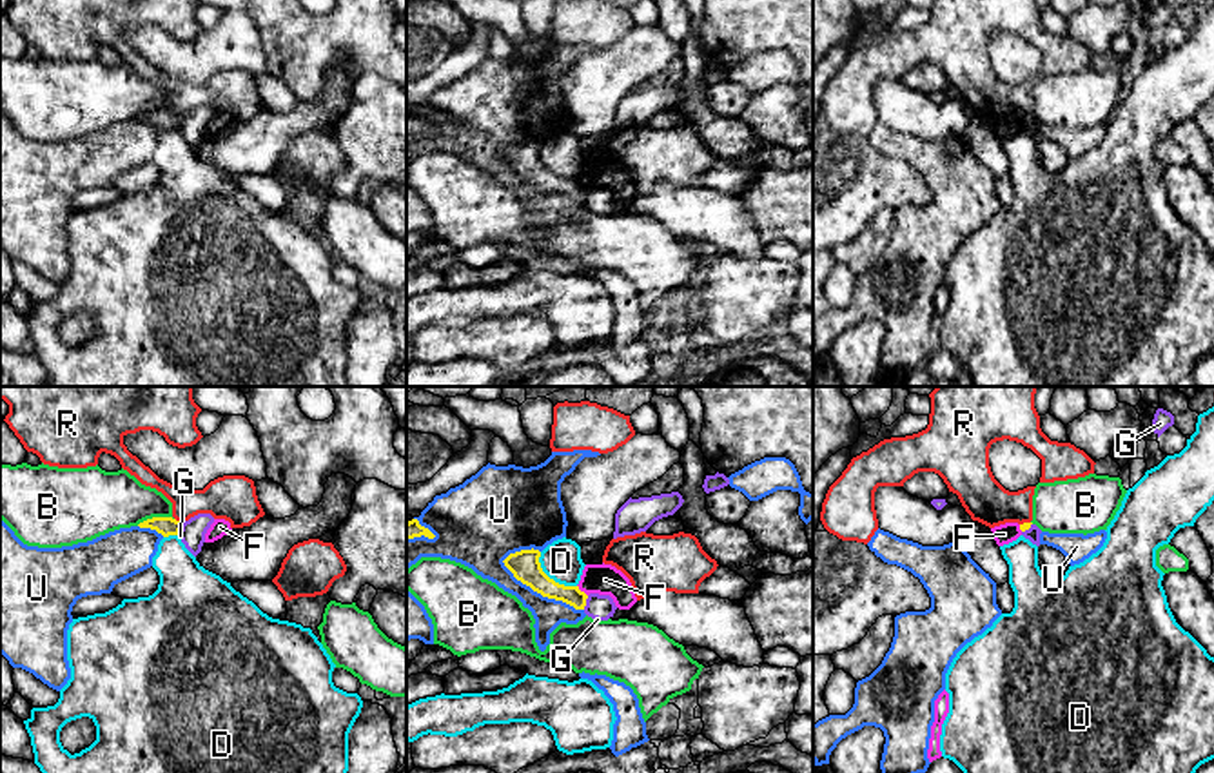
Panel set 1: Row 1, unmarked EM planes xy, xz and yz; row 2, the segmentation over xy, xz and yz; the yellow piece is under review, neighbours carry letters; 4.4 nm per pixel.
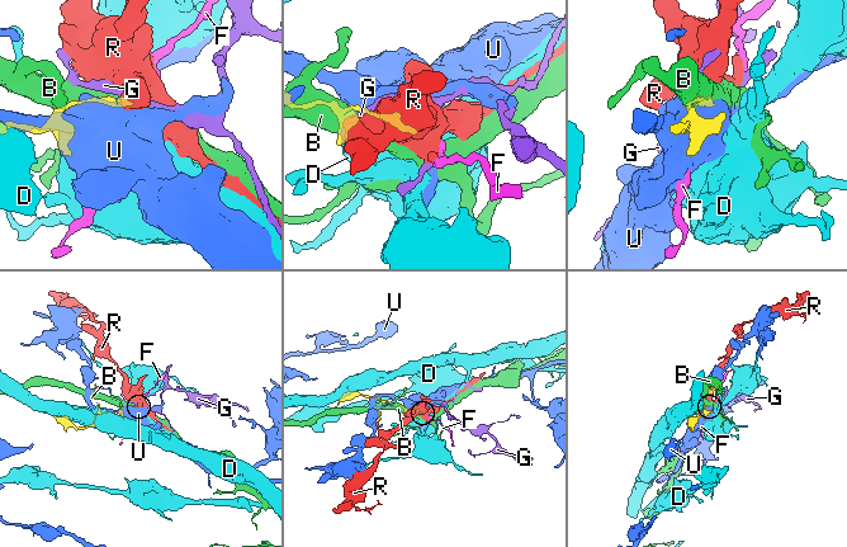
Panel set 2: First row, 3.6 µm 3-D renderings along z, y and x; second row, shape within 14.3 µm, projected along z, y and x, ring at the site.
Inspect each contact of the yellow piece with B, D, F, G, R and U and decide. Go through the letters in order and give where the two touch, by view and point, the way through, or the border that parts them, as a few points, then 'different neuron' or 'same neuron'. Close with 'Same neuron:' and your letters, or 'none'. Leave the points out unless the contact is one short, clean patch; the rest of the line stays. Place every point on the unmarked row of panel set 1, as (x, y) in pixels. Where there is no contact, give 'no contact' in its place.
B: contact xy (155, 111); different neuron
D: contact xz (548, 171); different neuron
F: contact xz (579, 184); border xz (577, 178), (587, 189); different neuron
G: contact xz (585, 196); border xz (588, 189), (583, 202); different neuron
R: contact xy (178, 115); border xy (175, 111), (180, 117); different neuron
U: contact xz (541, 187); different neuron
Same neuron: none

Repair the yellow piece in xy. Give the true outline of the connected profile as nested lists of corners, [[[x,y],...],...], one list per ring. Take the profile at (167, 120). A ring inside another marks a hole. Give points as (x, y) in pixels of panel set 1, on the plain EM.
[[[152,111],[140,116],[138,120],[156,123],[163,131],[180,129],[181,123],[181,116],[172,111]]]

